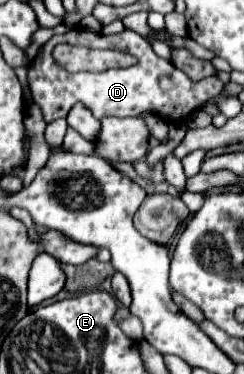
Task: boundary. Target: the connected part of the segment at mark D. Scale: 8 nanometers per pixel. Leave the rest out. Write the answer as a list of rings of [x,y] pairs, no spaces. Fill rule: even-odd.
[[[79,26],[67,34],[55,34],[43,46],[41,56],[37,56],[29,64],[27,76],[29,76],[29,84],[33,90],[33,100],[43,108],[45,122],[65,118],[69,108],[75,102],[83,102],[93,112],[95,118],[105,118],[105,116],[127,118],[127,116],[141,116],[145,112],[151,112],[165,122],[167,120],[187,122],[193,112],[197,112],[211,98],[219,96],[223,90],[223,82],[215,76],[203,78],[197,82],[187,78],[187,74],[181,72],[179,68],[175,68],[169,60],[159,58],[153,52],[153,48],[145,36],[141,36],[139,32],[129,30],[129,28],[119,34],[111,34],[111,36],[91,34]],[[57,44],[79,44],[85,48],[119,50],[119,52],[127,52],[127,54],[135,56],[137,62],[129,68],[111,68],[111,70],[103,70],[103,72],[67,72],[53,58],[53,48]]]

